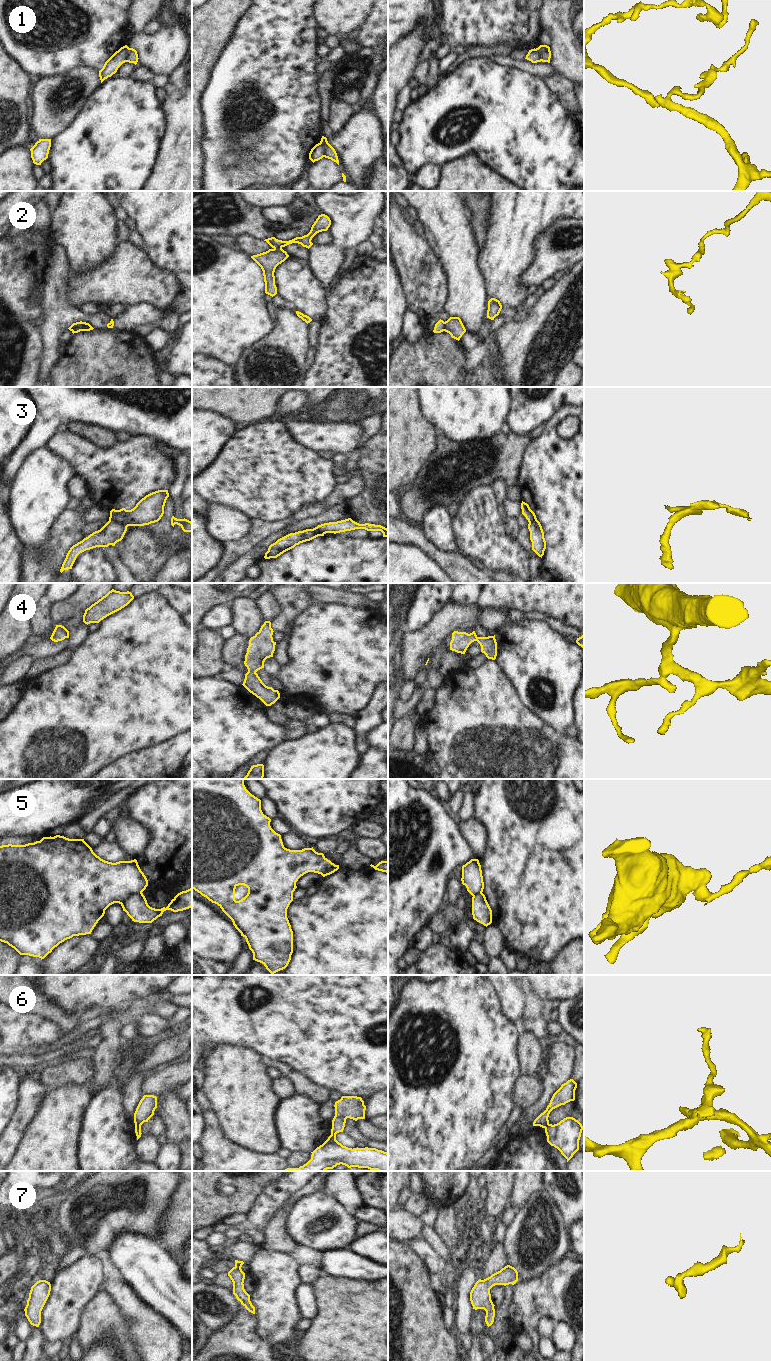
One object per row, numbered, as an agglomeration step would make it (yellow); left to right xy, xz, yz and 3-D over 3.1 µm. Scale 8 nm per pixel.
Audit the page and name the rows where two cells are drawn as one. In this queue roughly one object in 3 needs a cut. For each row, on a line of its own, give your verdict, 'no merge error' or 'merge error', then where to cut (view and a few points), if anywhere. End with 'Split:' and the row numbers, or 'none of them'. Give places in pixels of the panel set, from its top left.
1: merge error | yz (537, 48), (541, 51), (540, 60)
2: merge error | yz (445, 322), (443, 330)
3: merge error | xy (110, 516), (127, 526)
4: no merge error | no cut
5: merge error | xy (141, 892), (129, 894), (120, 903)
6: merge error | xy (135, 1124), (140, 1128)
7: no merge error | no cut
Split: 1, 2, 3, 5, 6

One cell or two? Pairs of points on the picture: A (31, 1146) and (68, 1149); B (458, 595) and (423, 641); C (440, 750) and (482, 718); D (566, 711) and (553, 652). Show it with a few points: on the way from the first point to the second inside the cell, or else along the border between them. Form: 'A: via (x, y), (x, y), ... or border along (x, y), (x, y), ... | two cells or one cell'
A: via (40, 1148), (59, 1149) | one cell
B: border along (449, 601), (465, 606), (475, 605) | two cells
C: via (450, 746), (457, 743), (472, 728) | one cell
D: via (558, 697), (558, 685), (553, 677), (553, 667) | one cell

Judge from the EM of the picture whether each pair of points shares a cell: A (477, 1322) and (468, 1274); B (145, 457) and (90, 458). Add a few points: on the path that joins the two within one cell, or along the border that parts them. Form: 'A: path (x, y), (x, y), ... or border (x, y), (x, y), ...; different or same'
A: border (474, 1309), (471, 1315), (471, 1329), (469, 1331); different
B: path (131, 458), (104, 458); same

